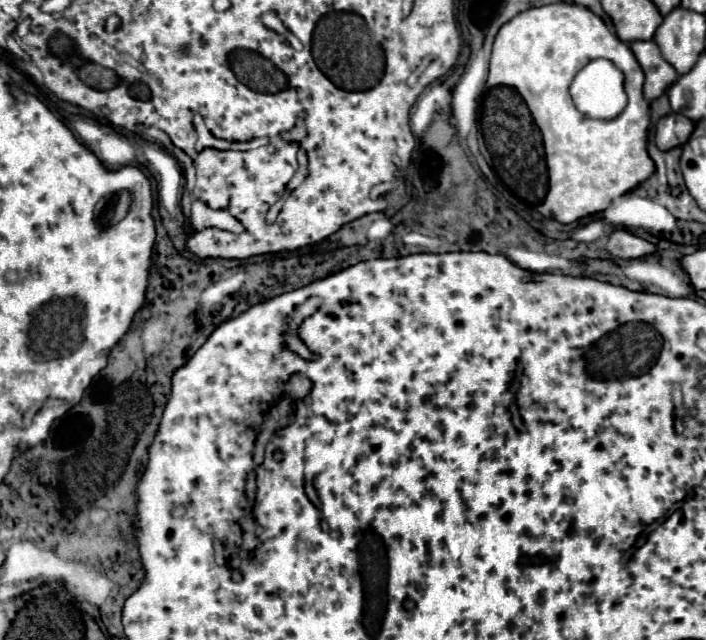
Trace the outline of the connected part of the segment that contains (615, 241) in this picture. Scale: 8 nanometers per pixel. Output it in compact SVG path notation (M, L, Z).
M615 229L609 237L607 243L607 251L613 257L621 257L621 259L641 259L645 255L651 255L657 251L657 247L637 235L633 235L627 229Z

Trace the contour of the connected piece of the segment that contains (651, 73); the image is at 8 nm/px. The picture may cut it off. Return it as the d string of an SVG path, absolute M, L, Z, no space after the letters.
M635 41L629 47L645 73L645 87L643 87L645 99L651 101L661 97L671 87L671 83L679 79L677 71L661 57L659 47L653 41Z

